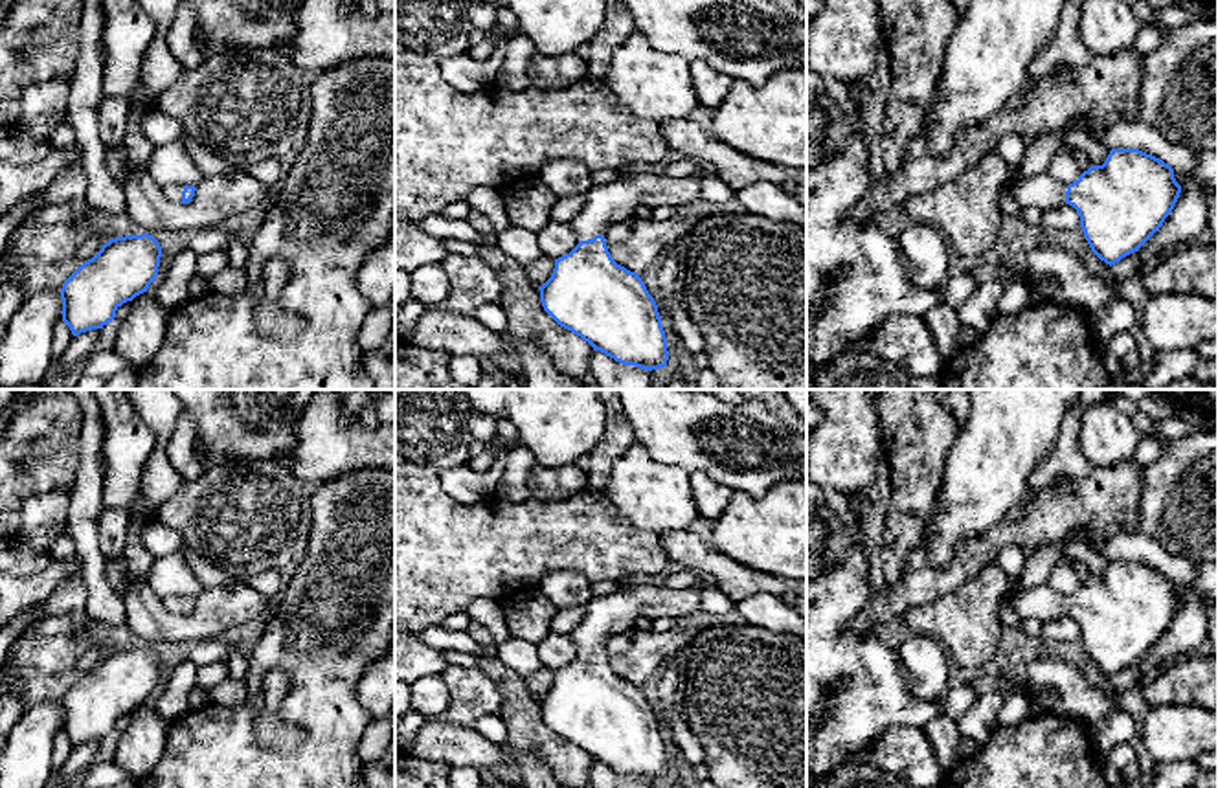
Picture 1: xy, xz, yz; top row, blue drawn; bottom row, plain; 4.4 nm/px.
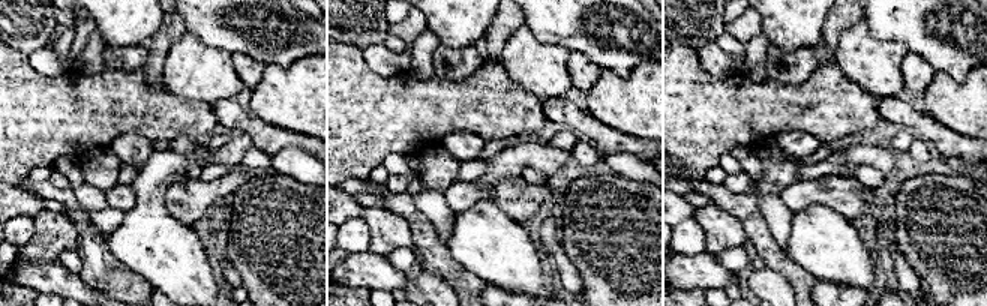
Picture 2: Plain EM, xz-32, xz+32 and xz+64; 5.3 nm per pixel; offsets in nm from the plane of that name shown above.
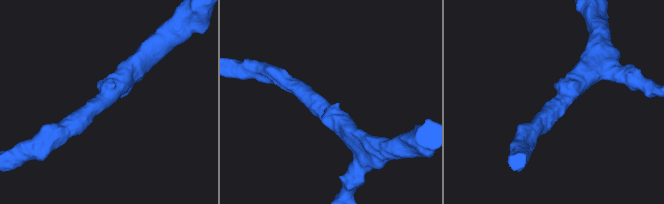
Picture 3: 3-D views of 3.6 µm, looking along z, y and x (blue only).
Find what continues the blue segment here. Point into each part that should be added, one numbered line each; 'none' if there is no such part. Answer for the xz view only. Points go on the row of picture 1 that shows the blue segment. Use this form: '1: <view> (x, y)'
1: xz (616, 201)

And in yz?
1: yz (1042, 191)

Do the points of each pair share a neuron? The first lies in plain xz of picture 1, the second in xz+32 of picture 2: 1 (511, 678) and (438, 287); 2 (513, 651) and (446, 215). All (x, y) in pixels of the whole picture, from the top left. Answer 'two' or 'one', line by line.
1: two
2: one

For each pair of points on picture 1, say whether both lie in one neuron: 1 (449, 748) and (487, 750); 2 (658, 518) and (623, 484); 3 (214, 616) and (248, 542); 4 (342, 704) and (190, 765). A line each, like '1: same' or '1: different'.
1: same
2: same
3: different
4: same

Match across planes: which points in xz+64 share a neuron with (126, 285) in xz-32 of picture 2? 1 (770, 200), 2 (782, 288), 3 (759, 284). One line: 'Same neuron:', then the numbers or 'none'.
Same neuron: none

